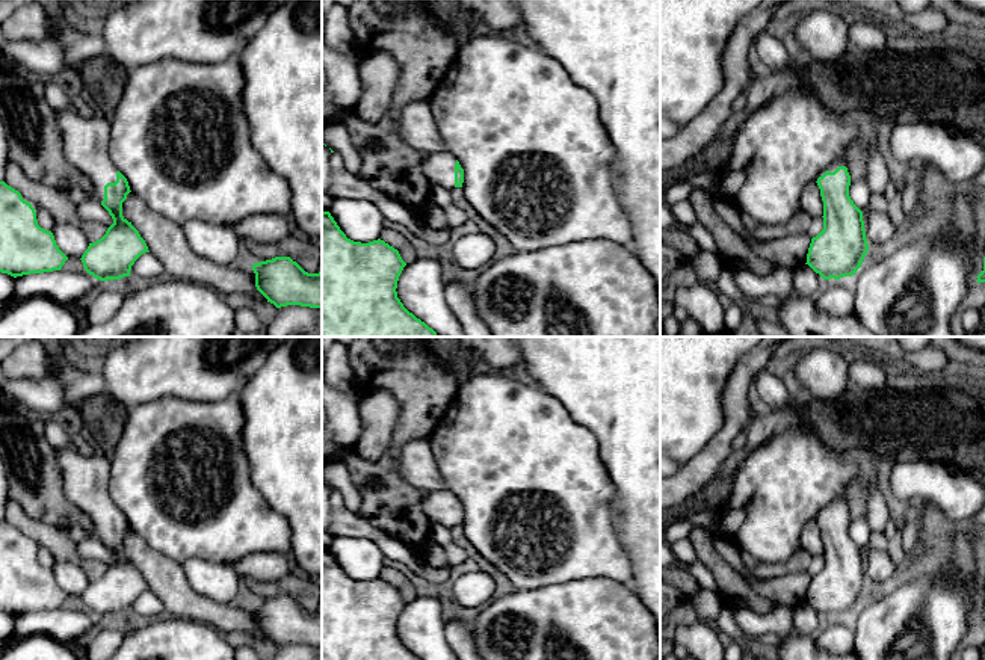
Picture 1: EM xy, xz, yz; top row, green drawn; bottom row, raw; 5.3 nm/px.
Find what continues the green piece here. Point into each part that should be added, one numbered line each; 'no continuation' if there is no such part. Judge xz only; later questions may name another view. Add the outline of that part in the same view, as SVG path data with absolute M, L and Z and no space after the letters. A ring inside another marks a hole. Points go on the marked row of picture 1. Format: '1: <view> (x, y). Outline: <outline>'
1: xz (438, 168). Outline: M449 151L425 153L423 175L431 184L455 189L455 163L456 159Z

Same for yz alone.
1: yz (843, 162). Outline: M840 159L834 163L831 163L826 169L823 169L819 177L822 177L826 171L834 172L838 166L846 166L849 172L849 160L848 159Z

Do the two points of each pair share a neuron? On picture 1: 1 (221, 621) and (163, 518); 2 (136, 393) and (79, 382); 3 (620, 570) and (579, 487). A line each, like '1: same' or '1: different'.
1: different
2: different
3: same

